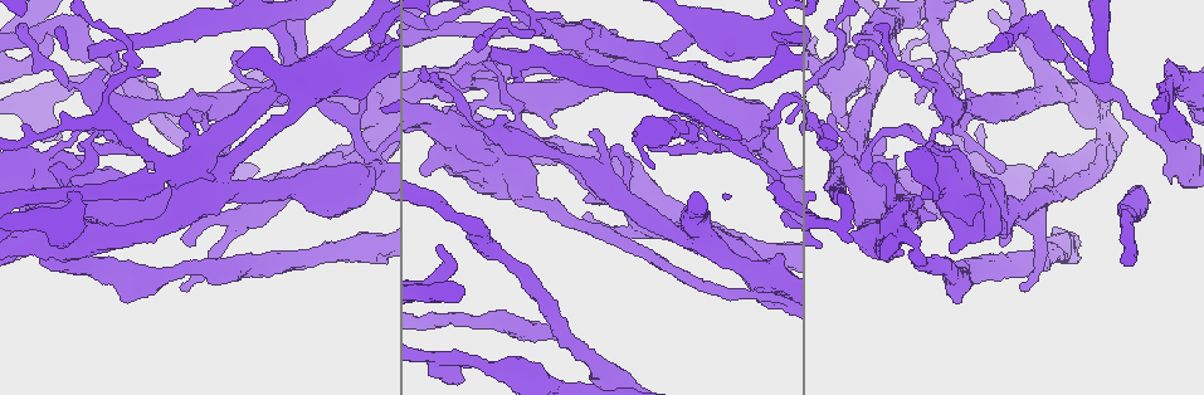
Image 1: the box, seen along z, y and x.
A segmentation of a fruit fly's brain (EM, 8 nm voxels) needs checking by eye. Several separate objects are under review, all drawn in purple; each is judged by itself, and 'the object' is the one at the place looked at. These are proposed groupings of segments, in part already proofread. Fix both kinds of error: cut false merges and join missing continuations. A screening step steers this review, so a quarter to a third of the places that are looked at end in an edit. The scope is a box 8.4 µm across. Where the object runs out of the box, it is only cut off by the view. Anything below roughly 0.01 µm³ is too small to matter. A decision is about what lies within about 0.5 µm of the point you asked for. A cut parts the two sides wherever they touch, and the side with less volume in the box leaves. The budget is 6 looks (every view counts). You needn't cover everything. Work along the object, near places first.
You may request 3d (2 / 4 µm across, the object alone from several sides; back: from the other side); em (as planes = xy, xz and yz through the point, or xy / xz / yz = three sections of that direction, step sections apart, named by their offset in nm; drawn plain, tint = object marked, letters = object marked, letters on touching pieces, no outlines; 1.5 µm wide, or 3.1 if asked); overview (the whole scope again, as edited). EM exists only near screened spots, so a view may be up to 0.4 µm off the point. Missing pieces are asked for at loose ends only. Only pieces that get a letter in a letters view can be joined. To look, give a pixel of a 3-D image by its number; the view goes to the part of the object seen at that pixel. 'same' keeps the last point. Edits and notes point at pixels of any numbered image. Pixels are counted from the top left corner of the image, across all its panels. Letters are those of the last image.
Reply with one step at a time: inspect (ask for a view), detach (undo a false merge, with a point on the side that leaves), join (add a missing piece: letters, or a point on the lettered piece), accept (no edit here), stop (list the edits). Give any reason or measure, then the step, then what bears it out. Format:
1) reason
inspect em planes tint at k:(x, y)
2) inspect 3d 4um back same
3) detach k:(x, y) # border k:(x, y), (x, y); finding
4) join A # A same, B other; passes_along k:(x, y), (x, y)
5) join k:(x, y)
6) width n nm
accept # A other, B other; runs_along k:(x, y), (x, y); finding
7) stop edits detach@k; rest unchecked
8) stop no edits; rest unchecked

branch stops here
inspect em planes letters at 1:(1010, 225)

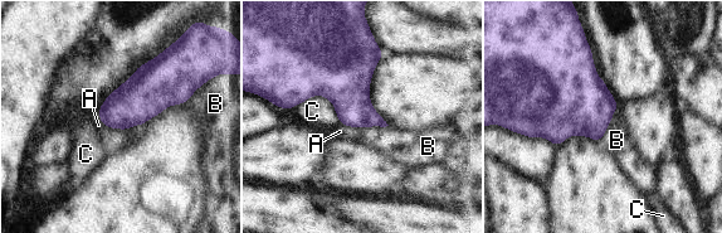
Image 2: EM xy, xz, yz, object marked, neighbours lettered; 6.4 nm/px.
width 240 nm; longest_contact C 320 nm
accept # A other, B other, C other; none of them fits

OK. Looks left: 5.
free end
inspect em xz step 8 letters at 1:(493, 47)

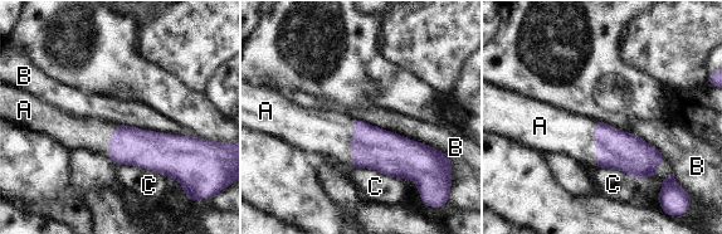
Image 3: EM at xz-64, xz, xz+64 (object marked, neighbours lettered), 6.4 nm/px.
width 190 nm; longest_contact B 600 nm
join A # A same, B other, C other; it goes on there

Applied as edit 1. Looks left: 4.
inspect overview

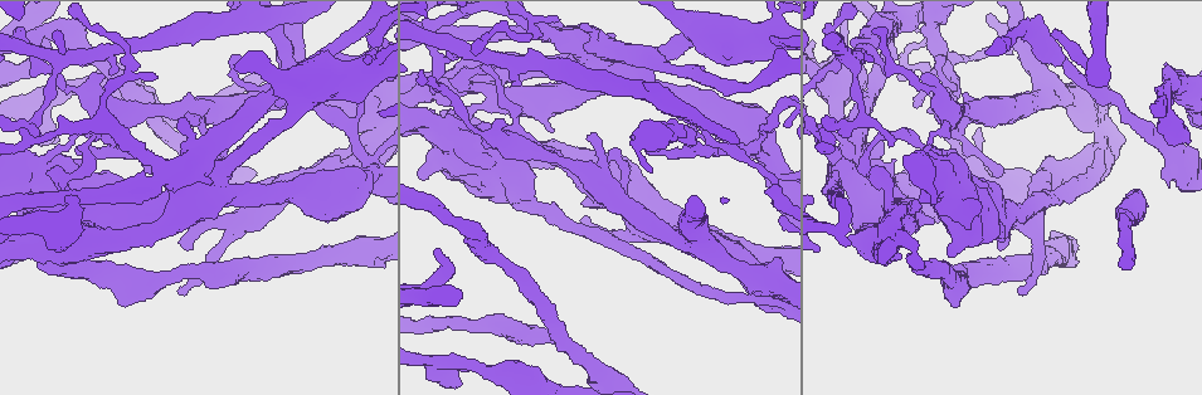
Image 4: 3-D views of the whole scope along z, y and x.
abrupt turn
inspect em yz step 4 tint at 4:(613, 155)

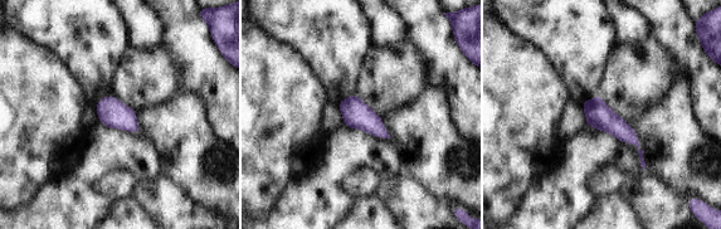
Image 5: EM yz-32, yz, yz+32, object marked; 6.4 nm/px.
inspect em planes letters same

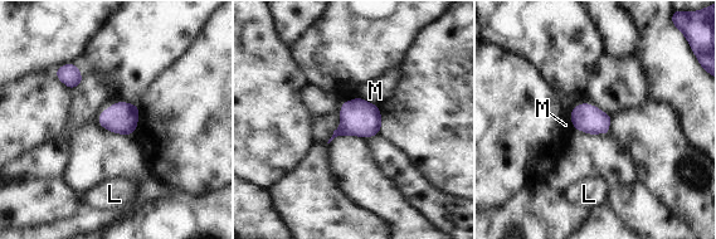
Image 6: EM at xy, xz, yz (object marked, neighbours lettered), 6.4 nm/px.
accept # L other, M other; border 6:(358, 96), (376, 105); all the same cell

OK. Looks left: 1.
stop edits join@3; rest unchecked

